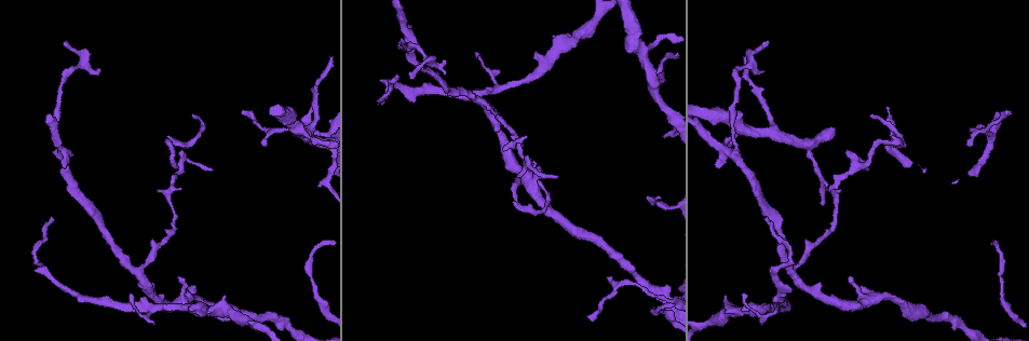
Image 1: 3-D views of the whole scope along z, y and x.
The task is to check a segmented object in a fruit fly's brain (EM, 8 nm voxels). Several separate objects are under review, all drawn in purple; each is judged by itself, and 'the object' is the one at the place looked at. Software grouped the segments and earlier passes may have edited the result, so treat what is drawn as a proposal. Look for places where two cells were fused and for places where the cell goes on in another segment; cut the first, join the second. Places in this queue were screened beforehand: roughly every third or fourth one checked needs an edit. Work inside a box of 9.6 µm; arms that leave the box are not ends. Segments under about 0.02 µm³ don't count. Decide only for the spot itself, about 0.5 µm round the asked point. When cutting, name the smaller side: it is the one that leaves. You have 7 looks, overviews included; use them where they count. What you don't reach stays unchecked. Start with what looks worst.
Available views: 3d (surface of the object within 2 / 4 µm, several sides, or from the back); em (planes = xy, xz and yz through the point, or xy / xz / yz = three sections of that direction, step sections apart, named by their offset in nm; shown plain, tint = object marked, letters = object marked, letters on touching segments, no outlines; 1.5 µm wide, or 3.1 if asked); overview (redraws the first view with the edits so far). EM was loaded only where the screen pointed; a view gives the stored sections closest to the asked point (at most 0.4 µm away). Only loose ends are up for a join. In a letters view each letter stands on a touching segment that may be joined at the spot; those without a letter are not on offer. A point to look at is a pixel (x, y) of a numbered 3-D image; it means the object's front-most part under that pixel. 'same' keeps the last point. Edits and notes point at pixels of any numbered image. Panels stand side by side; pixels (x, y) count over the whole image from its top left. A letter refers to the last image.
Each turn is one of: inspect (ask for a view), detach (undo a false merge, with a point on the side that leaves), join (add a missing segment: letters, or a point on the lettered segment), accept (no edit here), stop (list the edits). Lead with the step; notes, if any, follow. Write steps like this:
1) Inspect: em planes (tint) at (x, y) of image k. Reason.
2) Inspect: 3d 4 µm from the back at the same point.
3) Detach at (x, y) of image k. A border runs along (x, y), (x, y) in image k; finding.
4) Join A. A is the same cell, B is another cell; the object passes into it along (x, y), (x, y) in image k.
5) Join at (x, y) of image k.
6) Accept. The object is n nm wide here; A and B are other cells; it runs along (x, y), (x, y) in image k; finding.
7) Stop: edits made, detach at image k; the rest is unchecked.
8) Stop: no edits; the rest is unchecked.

Inspect: 3d 4 µm at (45, 272) of image 1. Sharp bend.

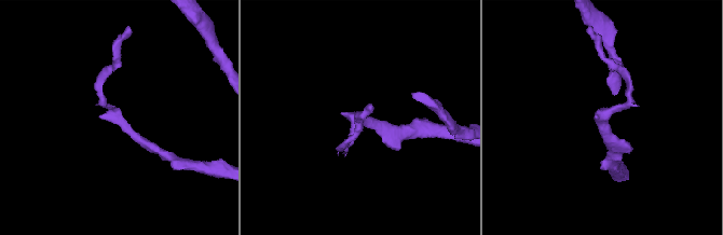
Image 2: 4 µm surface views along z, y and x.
Inspect: em planes (tint) at (601, 118) of image 2.

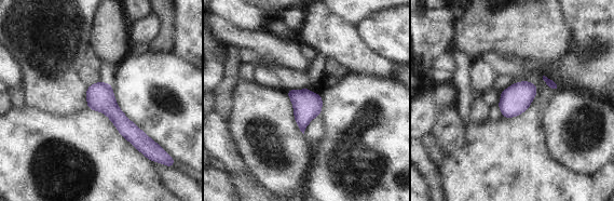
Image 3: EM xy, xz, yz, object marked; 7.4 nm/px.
Inspect: em planes (letters) at the same point.

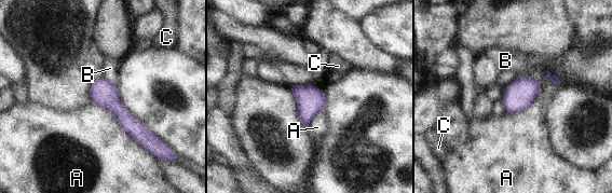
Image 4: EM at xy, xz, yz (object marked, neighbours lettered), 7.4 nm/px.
Accept. The longest contact is with A, 600 nm; A, B and C are other cells; a border runs along (91, 102), (105, 107), (152, 155) in image 4; one cell here.

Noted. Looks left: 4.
Inspect: 3d 4 µm at (186, 296) of image 1. Sudden change in width.

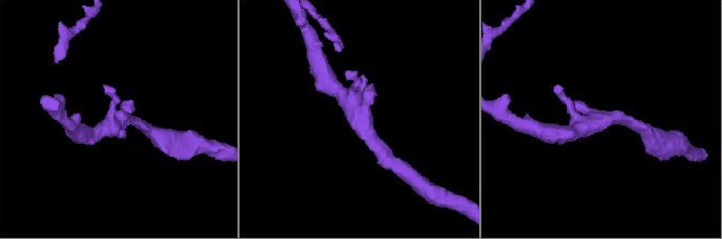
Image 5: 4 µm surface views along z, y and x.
Inspect: em planes (letters) at (119, 118) of image 5.

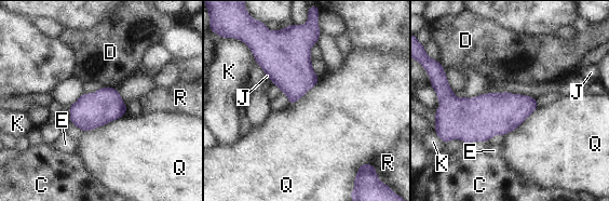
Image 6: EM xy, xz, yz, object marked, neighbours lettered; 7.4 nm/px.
Accept. The longest contact is with Q, 360 nm; C, D, E, J, K, Q and R are other cells; a border runs along (103, 86), (116, 89) in image 6; continuous, no second cell.

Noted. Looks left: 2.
Stop: no edits; the rest is unchecked.

